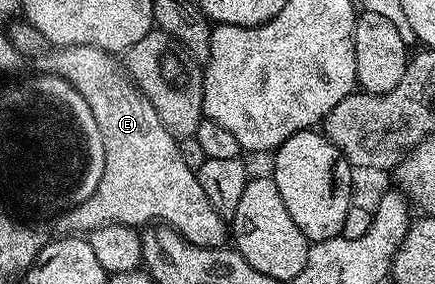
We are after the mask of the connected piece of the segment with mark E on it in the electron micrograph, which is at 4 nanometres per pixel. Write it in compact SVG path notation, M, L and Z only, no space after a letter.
M59 46L47 51L32 63L33 69L39 74L55 74L72 84L72 88L84 96L88 108L92 108L92 116L96 116L100 137L104 140L104 176L100 176L96 192L63 214L56 223L57 229L62 229L59 230L62 232L89 232L107 224L142 228L157 220L173 230L179 230L192 244L221 247L225 243L222 241L228 238L227 219L221 218L216 208L208 204L208 196L204 196L204 188L200 188L196 171L180 160L178 139L168 132L168 128L164 128L160 116L156 116L156 108L152 108L152 104L148 104L146 97L139 92L123 63L108 51L91 46Z

